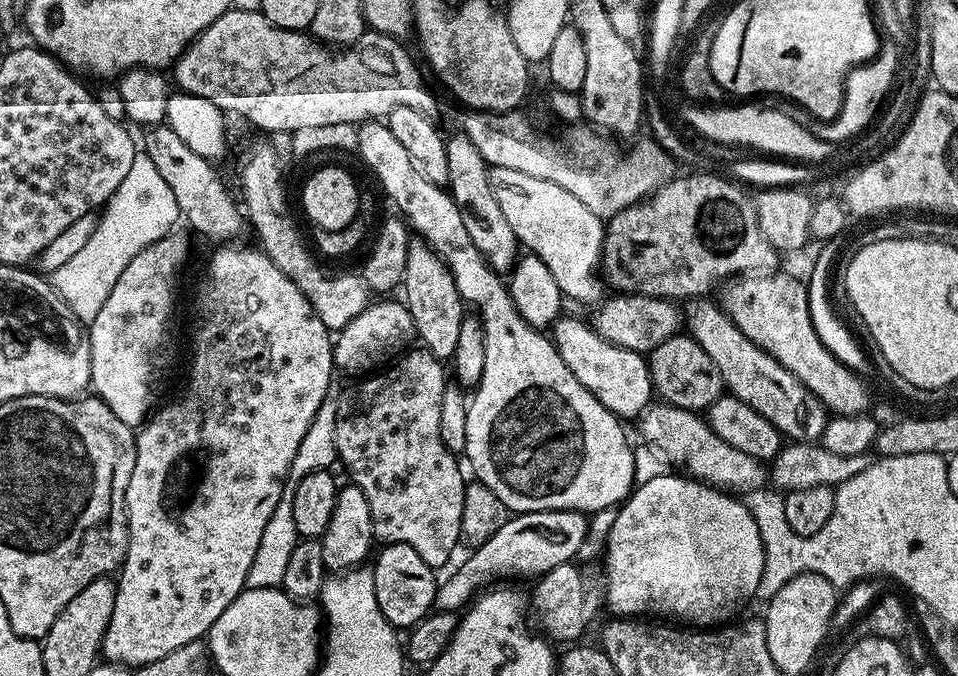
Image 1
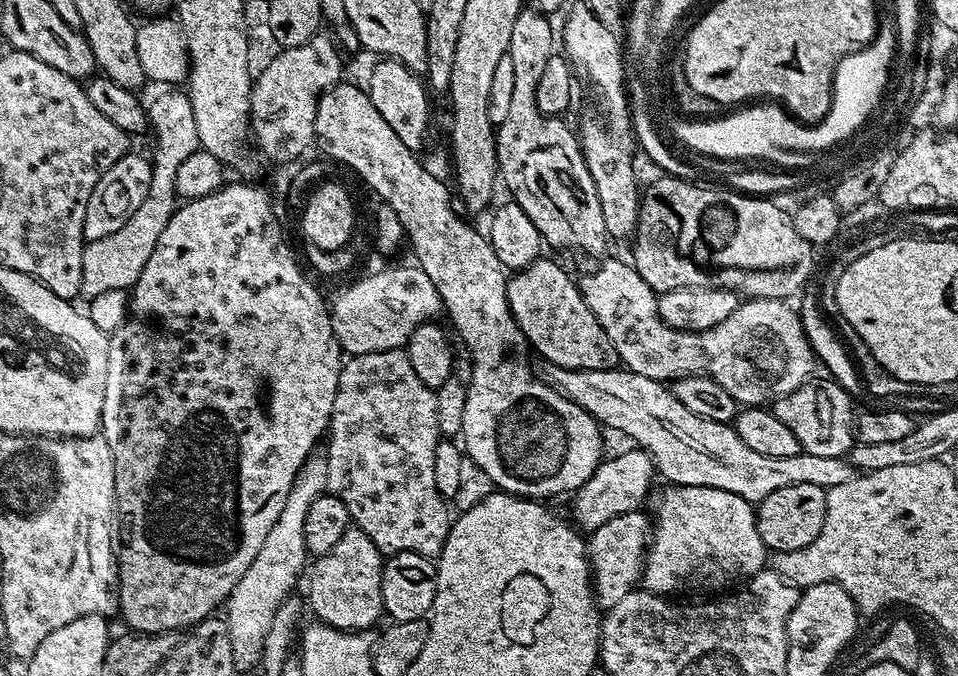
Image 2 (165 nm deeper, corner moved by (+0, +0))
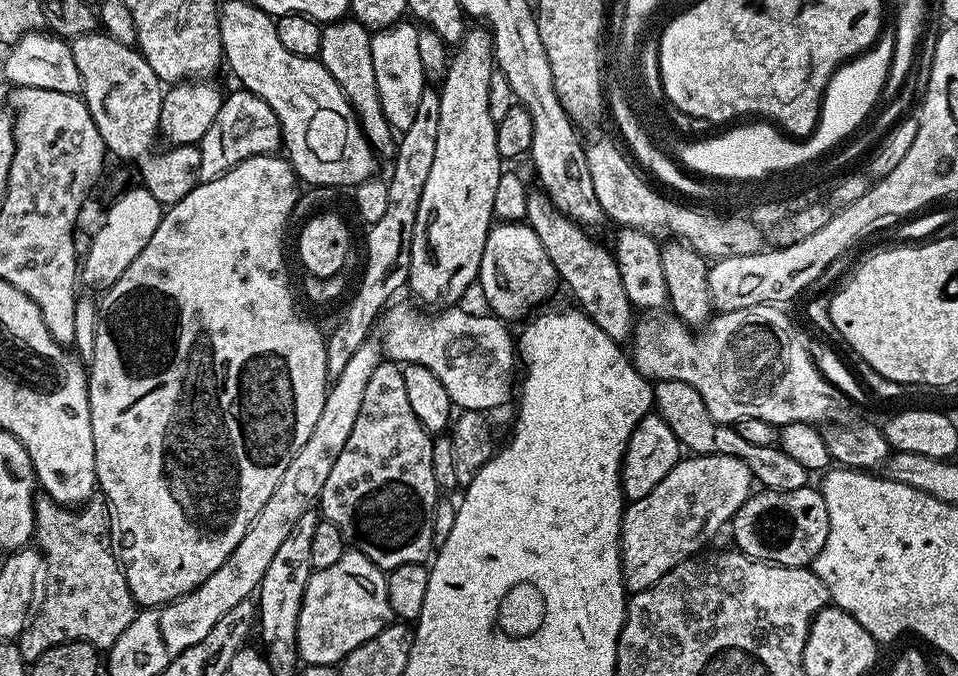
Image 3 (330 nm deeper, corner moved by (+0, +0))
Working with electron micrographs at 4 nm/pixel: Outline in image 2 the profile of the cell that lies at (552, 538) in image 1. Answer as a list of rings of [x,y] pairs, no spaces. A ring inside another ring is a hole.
[[[635,446],[629,448],[629,452],[620,452],[617,456],[609,455],[601,460],[594,474],[590,474],[588,481],[574,493],[573,500],[576,501],[572,504],[570,520],[577,529],[588,534],[594,533],[598,530],[598,526],[606,526],[610,518],[618,518],[618,514],[637,511],[643,505],[640,503],[644,499],[644,503],[649,499],[653,491],[654,465],[652,459],[648,457],[648,453],[643,448]]]

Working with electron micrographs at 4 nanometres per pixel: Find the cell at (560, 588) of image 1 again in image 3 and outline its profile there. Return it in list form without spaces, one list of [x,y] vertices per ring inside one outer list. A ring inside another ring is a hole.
[[[685,455],[646,498],[631,501],[625,507],[620,527],[620,561],[625,589],[629,593],[641,592],[658,582],[662,574],[670,574],[674,566],[689,560],[705,547],[704,544],[720,527],[727,525],[736,511],[753,495],[752,471],[744,460],[734,456]]]

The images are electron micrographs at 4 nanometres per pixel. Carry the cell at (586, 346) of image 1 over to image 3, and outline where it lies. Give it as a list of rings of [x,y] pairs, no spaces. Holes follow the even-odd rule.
[[[526,222],[493,223],[486,238],[486,250],[482,250],[482,266],[478,277],[478,289],[484,295],[488,303],[487,311],[491,315],[505,322],[513,322],[519,316],[527,317],[541,307],[539,304],[543,300],[551,298],[556,284],[558,288],[556,268],[531,226]]]

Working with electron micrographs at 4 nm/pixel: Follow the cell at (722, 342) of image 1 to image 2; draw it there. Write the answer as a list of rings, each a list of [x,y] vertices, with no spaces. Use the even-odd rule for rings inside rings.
[[[831,378],[816,379],[809,379],[798,390],[773,400],[770,411],[795,435],[803,451],[818,454],[818,458],[847,457],[854,443],[853,397]]]

